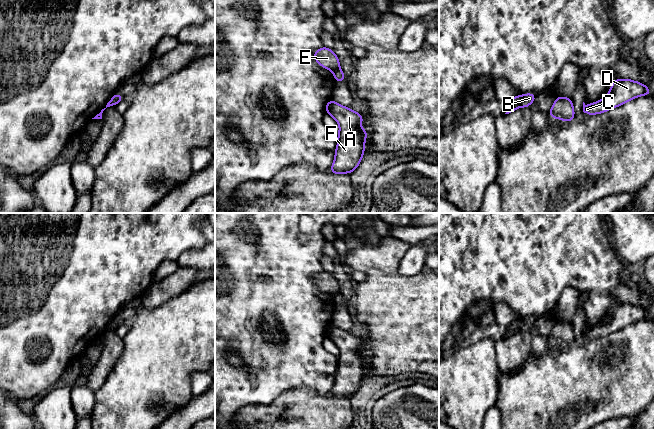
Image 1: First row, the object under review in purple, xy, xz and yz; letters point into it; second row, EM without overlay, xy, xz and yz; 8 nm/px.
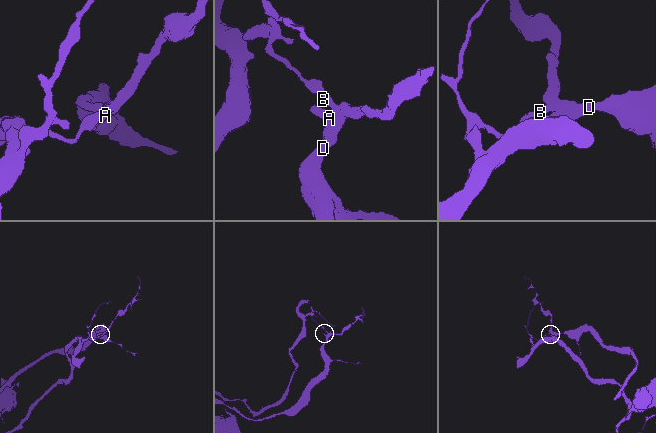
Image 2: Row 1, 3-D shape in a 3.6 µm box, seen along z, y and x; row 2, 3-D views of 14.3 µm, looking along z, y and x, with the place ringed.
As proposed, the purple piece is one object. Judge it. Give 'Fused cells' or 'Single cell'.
Fused cells

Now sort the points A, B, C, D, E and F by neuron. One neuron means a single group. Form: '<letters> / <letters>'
A B C D F / E

